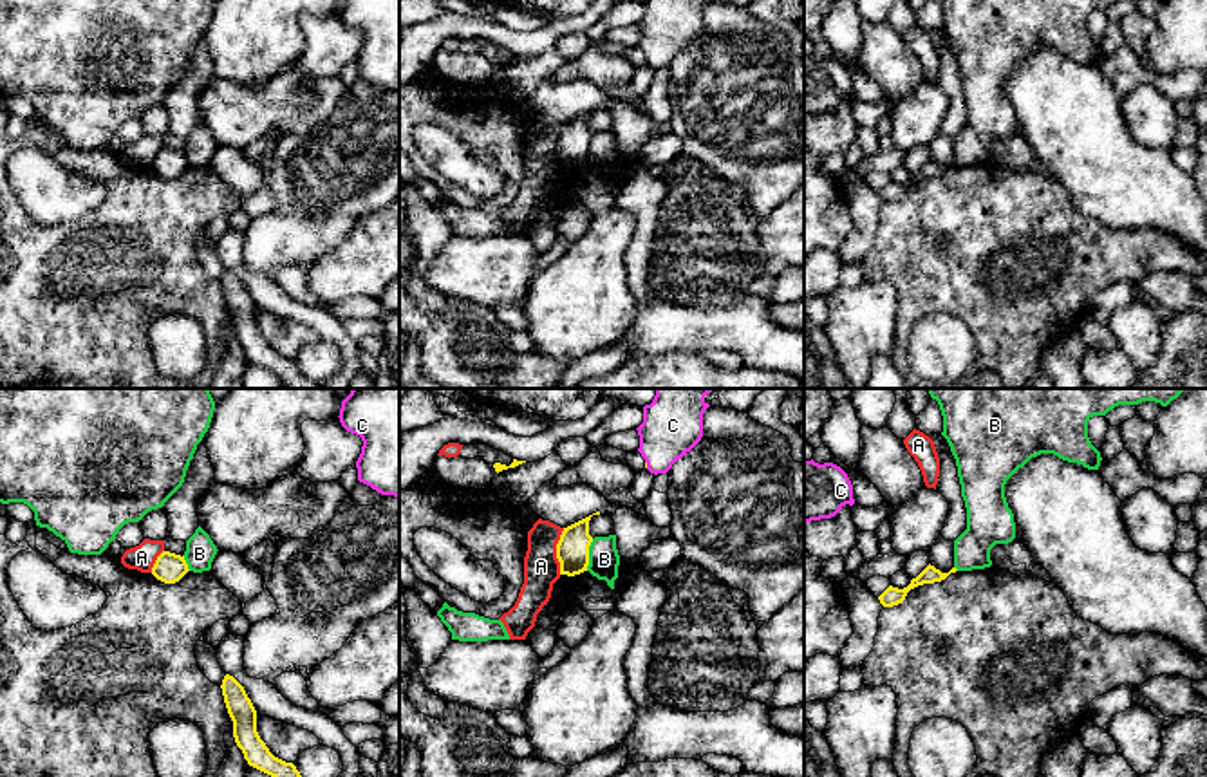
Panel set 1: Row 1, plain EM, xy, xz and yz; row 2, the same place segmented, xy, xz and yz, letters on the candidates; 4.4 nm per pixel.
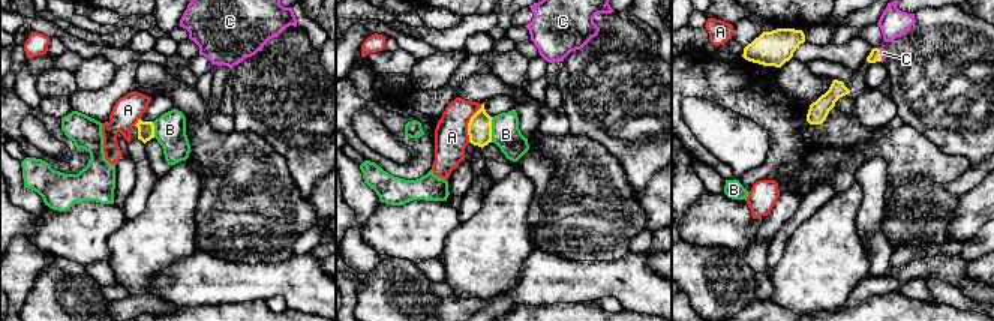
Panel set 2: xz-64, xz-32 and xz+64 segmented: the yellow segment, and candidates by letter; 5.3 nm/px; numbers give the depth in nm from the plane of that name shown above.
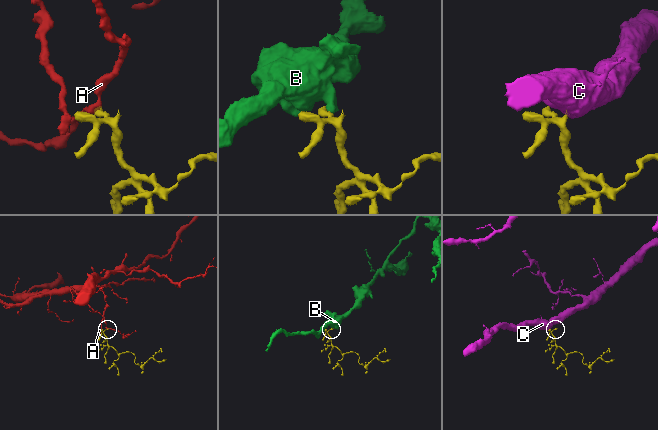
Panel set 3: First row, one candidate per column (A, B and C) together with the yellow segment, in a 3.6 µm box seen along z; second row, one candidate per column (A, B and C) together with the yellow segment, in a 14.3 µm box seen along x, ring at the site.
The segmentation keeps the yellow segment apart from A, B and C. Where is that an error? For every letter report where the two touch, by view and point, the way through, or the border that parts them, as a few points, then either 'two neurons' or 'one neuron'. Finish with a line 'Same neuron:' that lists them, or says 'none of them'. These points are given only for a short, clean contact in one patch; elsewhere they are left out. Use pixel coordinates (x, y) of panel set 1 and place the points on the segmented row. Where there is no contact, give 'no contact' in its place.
A: contact xz (557, 552); border xz (564, 528), (557, 544), (559, 573); two neurons
B: contact xz (588, 555); border xz (593, 539), (586, 570); two neurons
C: contact xz (645, 465); way xz (645, 463), (645, 465), (660, 450), (673, 423); one neuron
Same neuron: C

